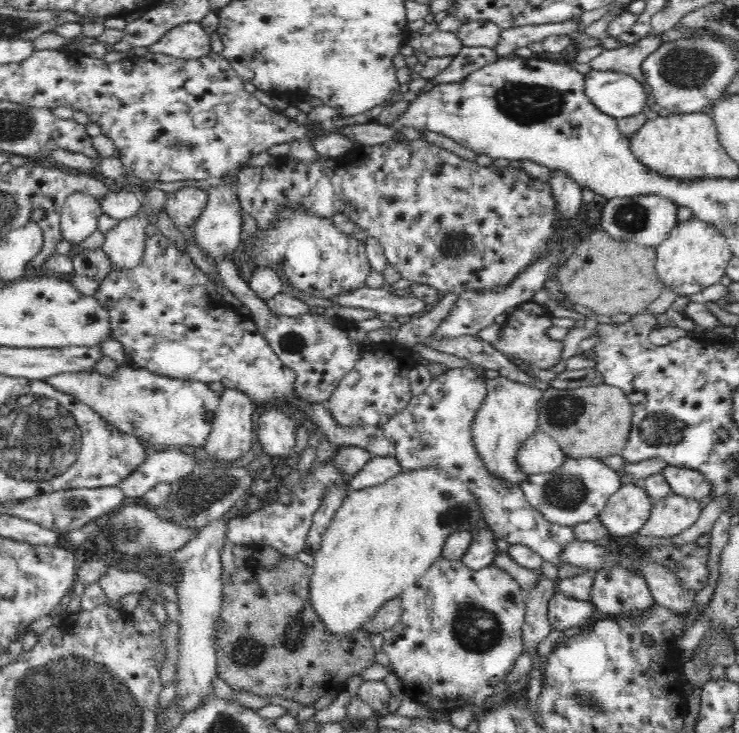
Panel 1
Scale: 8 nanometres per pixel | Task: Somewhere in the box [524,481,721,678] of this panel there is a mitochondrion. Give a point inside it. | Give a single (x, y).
(695, 567)

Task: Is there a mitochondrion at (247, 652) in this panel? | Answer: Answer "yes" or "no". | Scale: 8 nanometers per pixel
yes

